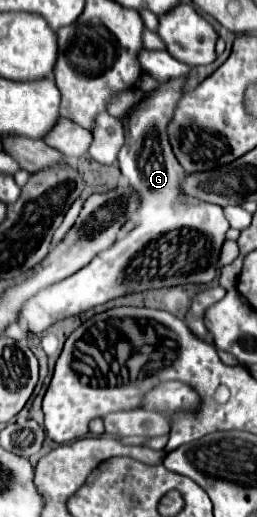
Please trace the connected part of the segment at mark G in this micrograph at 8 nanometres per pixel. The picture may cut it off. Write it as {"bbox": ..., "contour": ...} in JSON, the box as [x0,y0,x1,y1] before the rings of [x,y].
{"bbox":[21,78,229,332],"contour":[[[177,78],[177,82],[159,86],[151,98],[139,102],[123,116],[125,146],[119,154],[119,168],[139,198],[139,220],[135,228],[111,248],[97,254],[85,268],[25,302],[21,320],[27,322],[29,332],[41,332],[57,320],[81,314],[127,294],[183,284],[209,284],[217,278],[219,254],[229,222],[221,206],[183,192],[185,170],[173,156],[165,134],[165,124],[169,116],[173,116],[173,106],[177,98],[181,98],[185,80],[187,78]]]}

